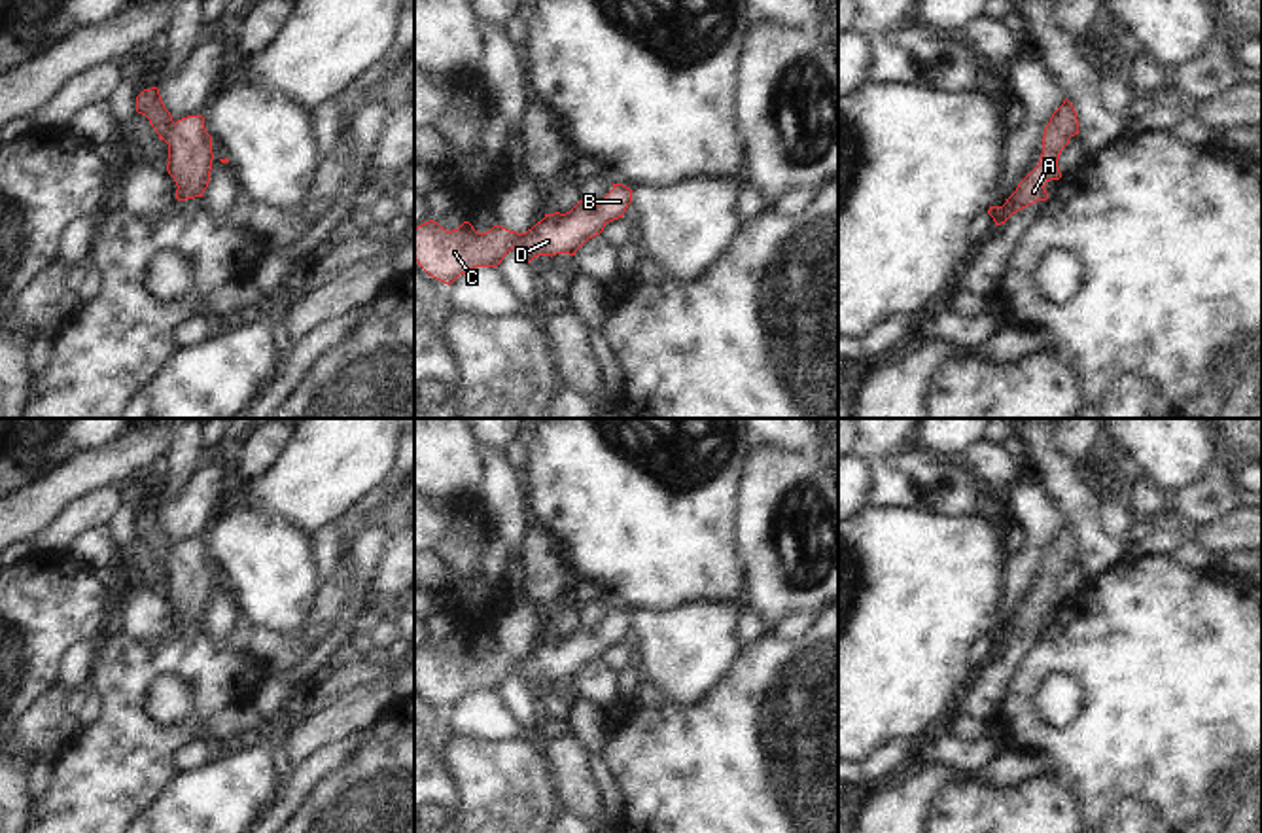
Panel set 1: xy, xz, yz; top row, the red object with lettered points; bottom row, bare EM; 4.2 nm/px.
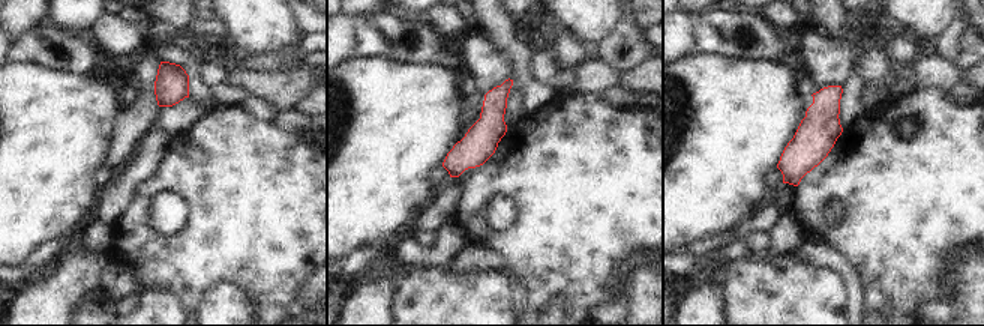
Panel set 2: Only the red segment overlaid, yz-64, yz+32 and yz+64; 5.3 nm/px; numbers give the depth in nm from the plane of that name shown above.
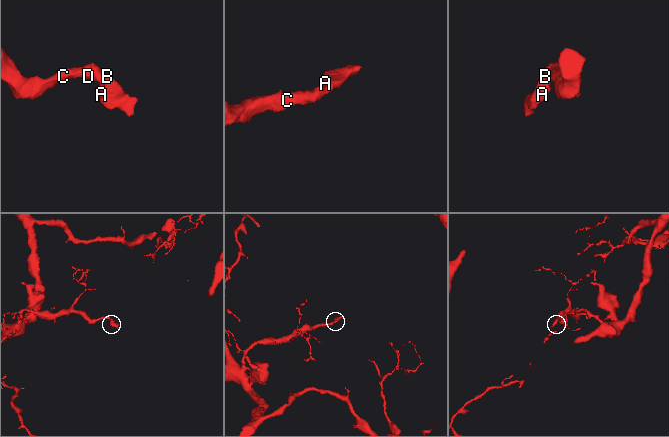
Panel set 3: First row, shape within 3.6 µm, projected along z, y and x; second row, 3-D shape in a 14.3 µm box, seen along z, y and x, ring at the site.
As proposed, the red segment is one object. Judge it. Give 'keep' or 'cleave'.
keep

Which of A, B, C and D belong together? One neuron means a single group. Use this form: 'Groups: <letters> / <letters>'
Groups: A B C D.

